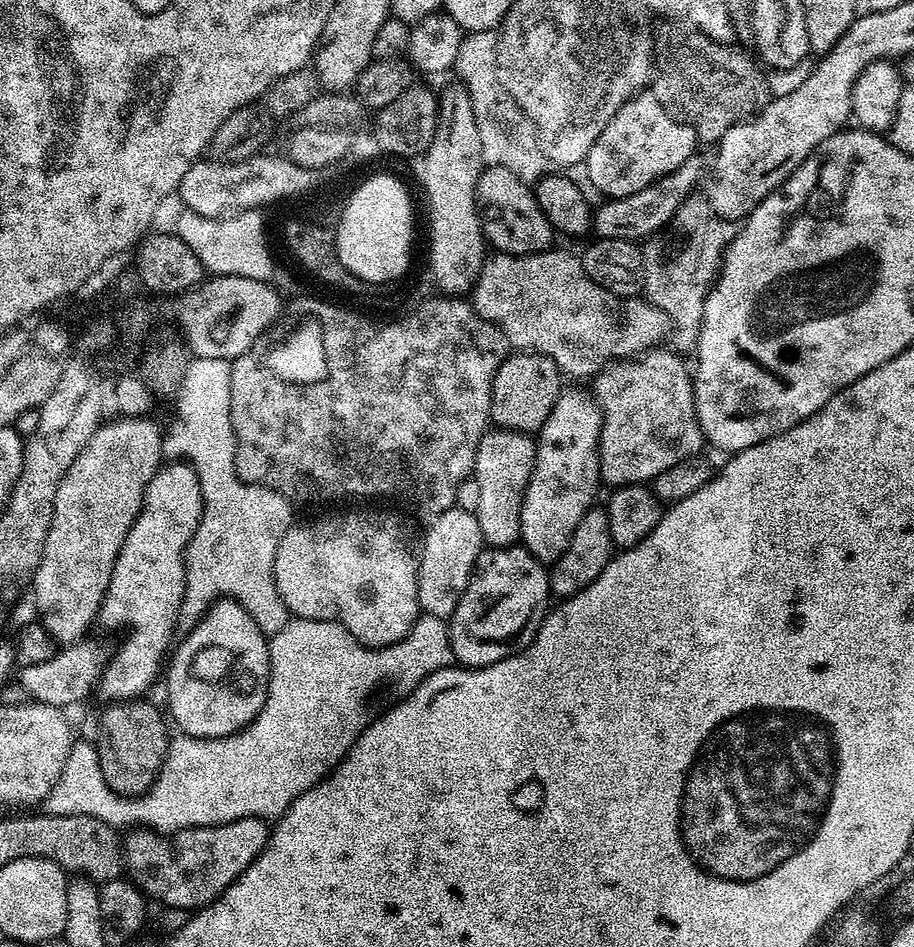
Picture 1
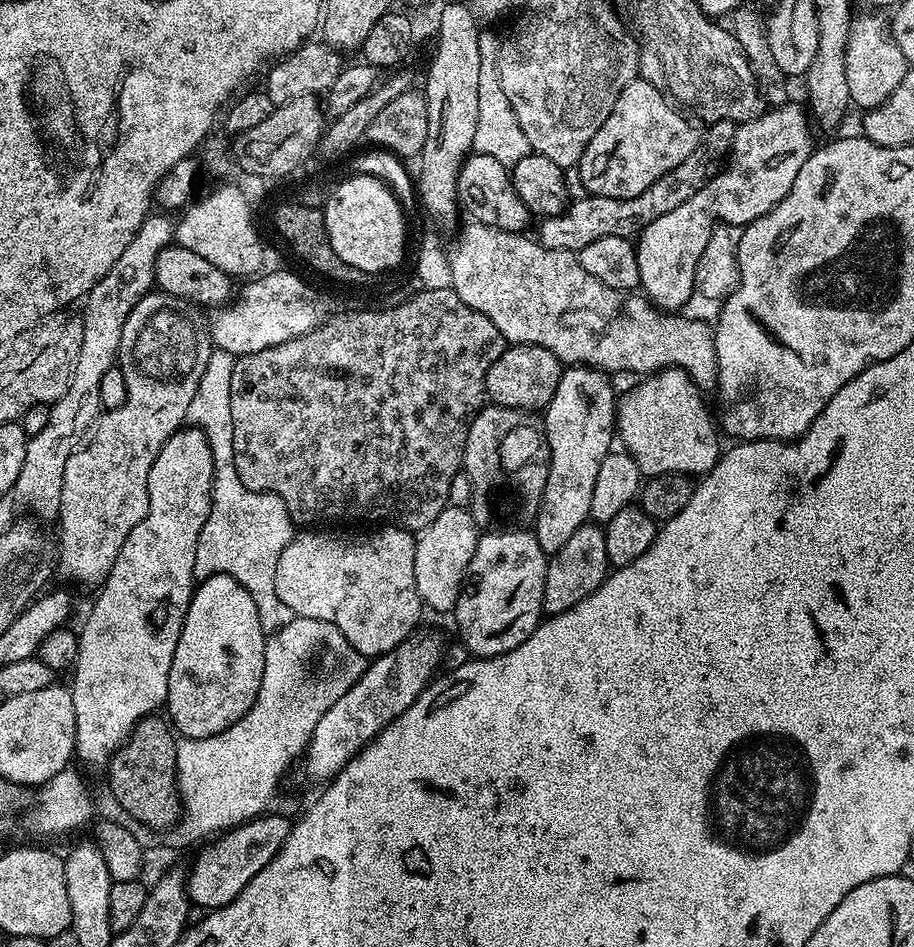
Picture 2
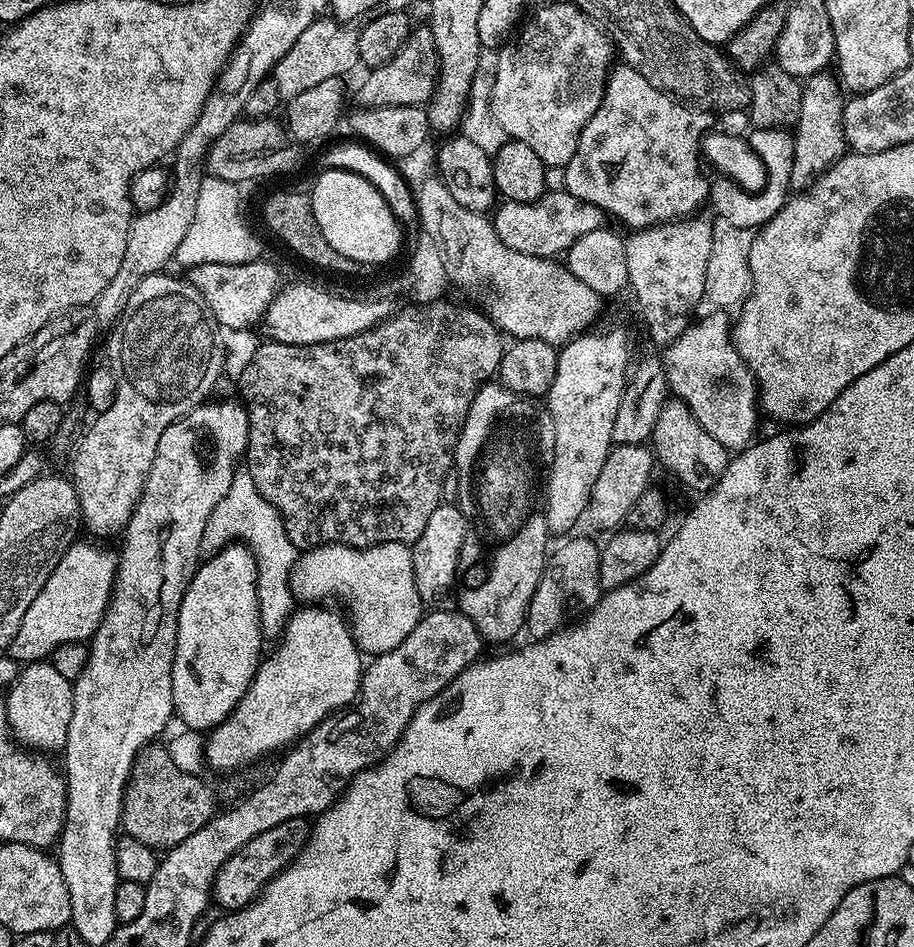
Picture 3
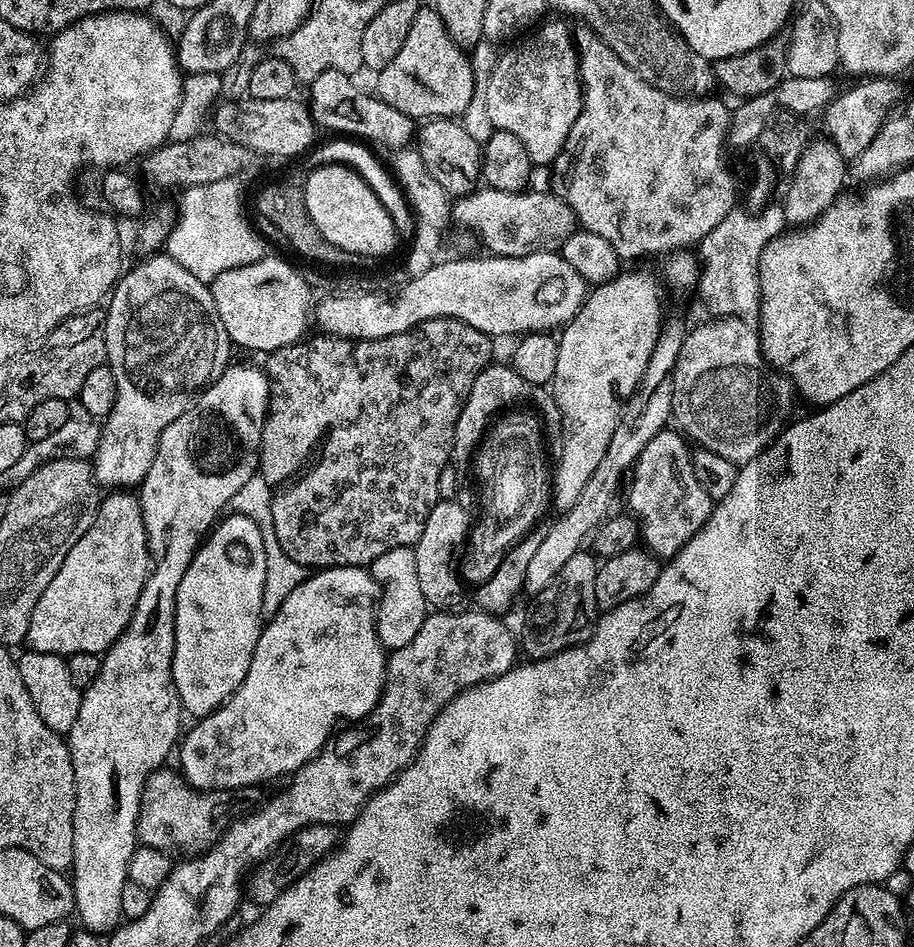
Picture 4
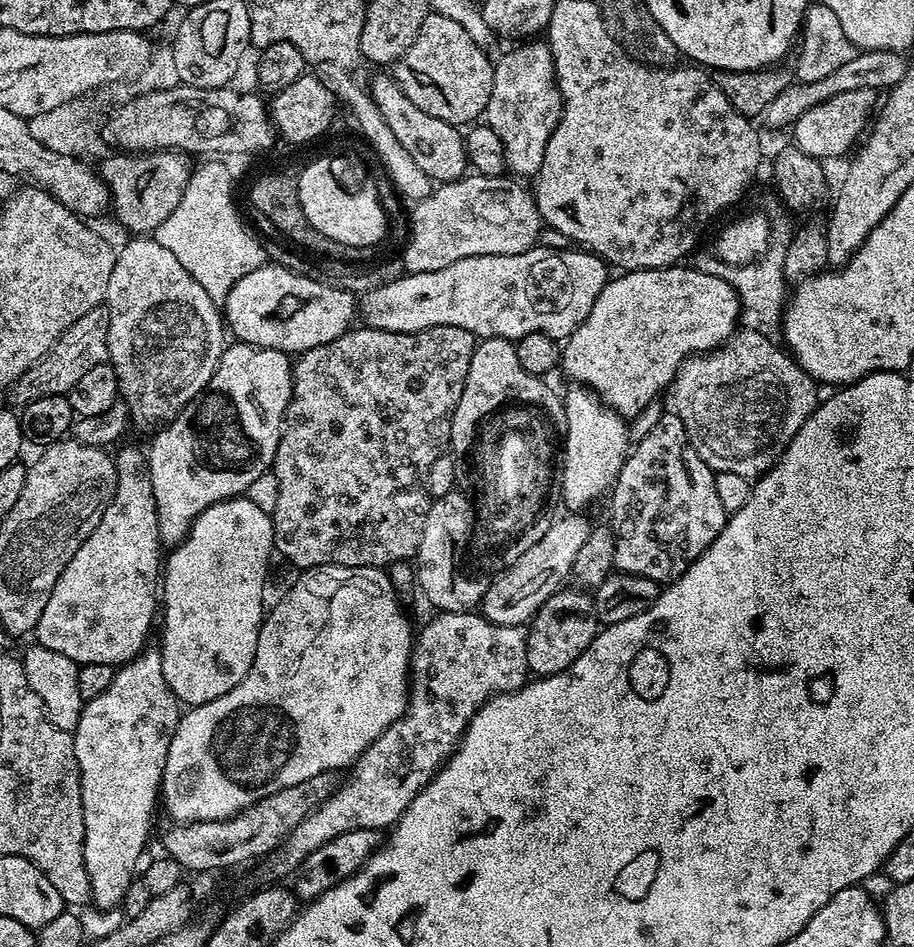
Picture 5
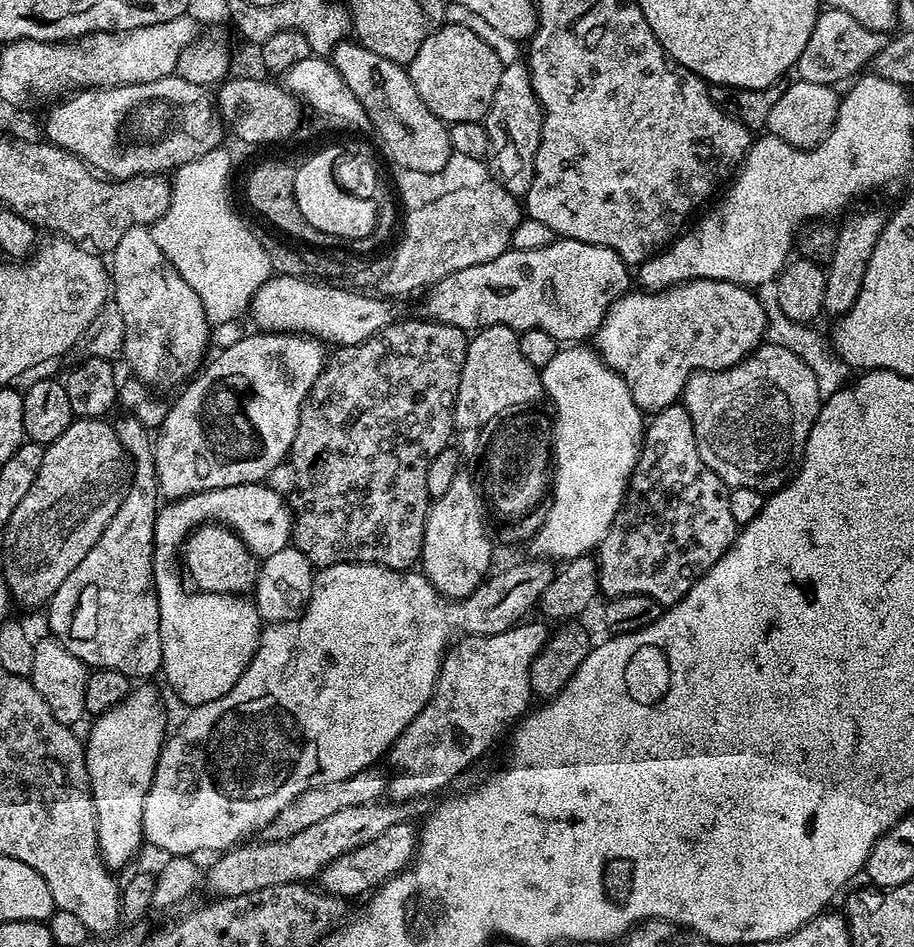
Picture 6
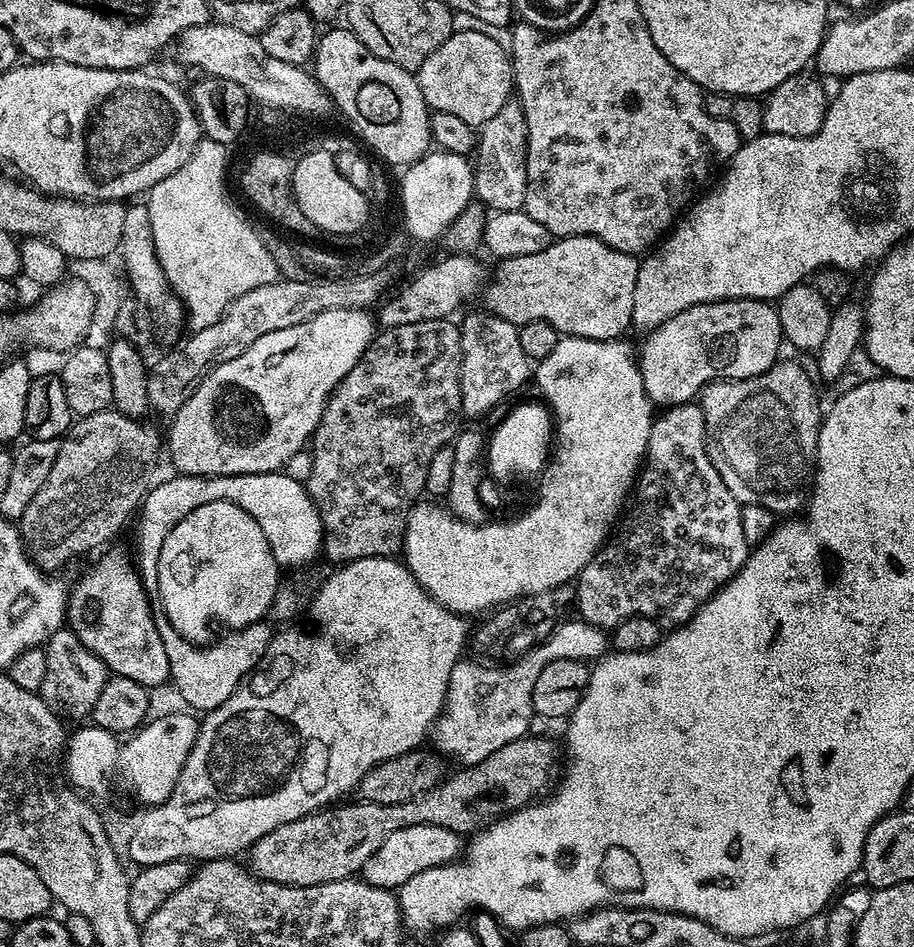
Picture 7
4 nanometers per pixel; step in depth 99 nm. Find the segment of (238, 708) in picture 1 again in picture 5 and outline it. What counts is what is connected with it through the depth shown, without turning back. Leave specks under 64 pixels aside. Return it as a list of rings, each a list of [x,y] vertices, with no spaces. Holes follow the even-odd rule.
[[[246,498],[223,500],[206,509],[175,548],[188,552],[188,556],[176,556],[180,560],[180,580],[176,580],[176,572],[162,576],[162,616],[168,619],[162,647],[162,674],[166,674],[166,682],[181,705],[195,706],[214,702],[214,698],[222,698],[222,694],[234,690],[246,678],[250,662],[254,662],[254,652],[232,652],[232,648],[236,644],[240,648],[248,648],[248,644],[258,646],[260,623],[266,615],[264,559],[274,548],[272,517],[262,506],[254,506]],[[219,588],[232,595],[228,600],[230,607],[244,608],[244,624],[248,627],[244,633],[228,636],[224,628],[235,622],[235,614],[208,608],[208,595]],[[192,596],[196,596],[196,608],[192,608]]]

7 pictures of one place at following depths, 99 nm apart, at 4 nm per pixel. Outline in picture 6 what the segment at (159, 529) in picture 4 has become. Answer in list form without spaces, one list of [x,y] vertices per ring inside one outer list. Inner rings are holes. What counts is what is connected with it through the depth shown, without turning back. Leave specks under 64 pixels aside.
[[[260,332],[255,335],[234,341],[221,356],[209,359],[202,371],[183,385],[181,396],[171,401],[154,440],[156,481],[160,483],[160,494],[165,501],[181,500],[183,496],[206,490],[222,490],[226,486],[267,481],[270,470],[285,463],[291,453],[300,406],[324,369],[325,345],[303,334]],[[140,682],[113,708],[91,721],[88,740],[83,741],[86,774],[96,811],[100,857],[109,870],[124,868],[145,843],[142,826],[144,799],[156,773],[160,750],[169,735],[164,700],[152,682]]]

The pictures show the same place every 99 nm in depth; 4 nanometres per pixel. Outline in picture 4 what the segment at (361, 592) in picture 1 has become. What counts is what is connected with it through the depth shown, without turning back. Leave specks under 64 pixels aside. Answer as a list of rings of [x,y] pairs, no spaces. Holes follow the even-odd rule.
[[[415,547],[395,548],[382,554],[382,558],[371,564],[370,571],[381,591],[376,613],[376,633],[380,643],[388,650],[406,646],[406,642],[418,634],[422,622],[430,615],[430,605],[424,601],[422,586],[418,582]]]

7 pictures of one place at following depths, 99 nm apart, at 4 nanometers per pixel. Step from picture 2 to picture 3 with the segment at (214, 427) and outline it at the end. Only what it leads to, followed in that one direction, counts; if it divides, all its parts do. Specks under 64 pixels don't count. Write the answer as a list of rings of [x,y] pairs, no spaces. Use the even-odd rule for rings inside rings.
[[[237,470],[226,498],[214,506],[206,530],[202,530],[201,553],[219,552],[230,543],[246,544],[256,560],[256,589],[260,599],[260,626],[265,637],[278,638],[294,611],[292,594],[292,571],[298,559],[298,549],[286,538],[284,523],[280,512],[254,486],[254,478],[246,470]]]

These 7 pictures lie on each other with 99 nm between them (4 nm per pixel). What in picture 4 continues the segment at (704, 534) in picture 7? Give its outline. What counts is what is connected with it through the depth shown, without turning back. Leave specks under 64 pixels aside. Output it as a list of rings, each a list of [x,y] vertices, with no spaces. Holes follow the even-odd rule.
[[[679,431],[659,432],[650,438],[642,454],[638,454],[627,477],[627,511],[638,525],[638,536],[643,547],[657,558],[678,555],[686,542],[690,542],[690,538],[694,538],[694,534],[698,534],[698,530],[702,530],[704,523],[712,517],[714,501],[706,490],[702,490],[698,474],[694,474],[692,454],[689,441]]]

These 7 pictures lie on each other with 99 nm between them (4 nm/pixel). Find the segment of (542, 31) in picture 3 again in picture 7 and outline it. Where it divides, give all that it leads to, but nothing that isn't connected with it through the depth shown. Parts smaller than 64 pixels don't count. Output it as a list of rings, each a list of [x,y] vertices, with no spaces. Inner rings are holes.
[[[510,102],[490,118],[478,132],[478,147],[474,153],[476,186],[474,196],[492,212],[518,212],[526,198],[526,118],[518,102]]]

